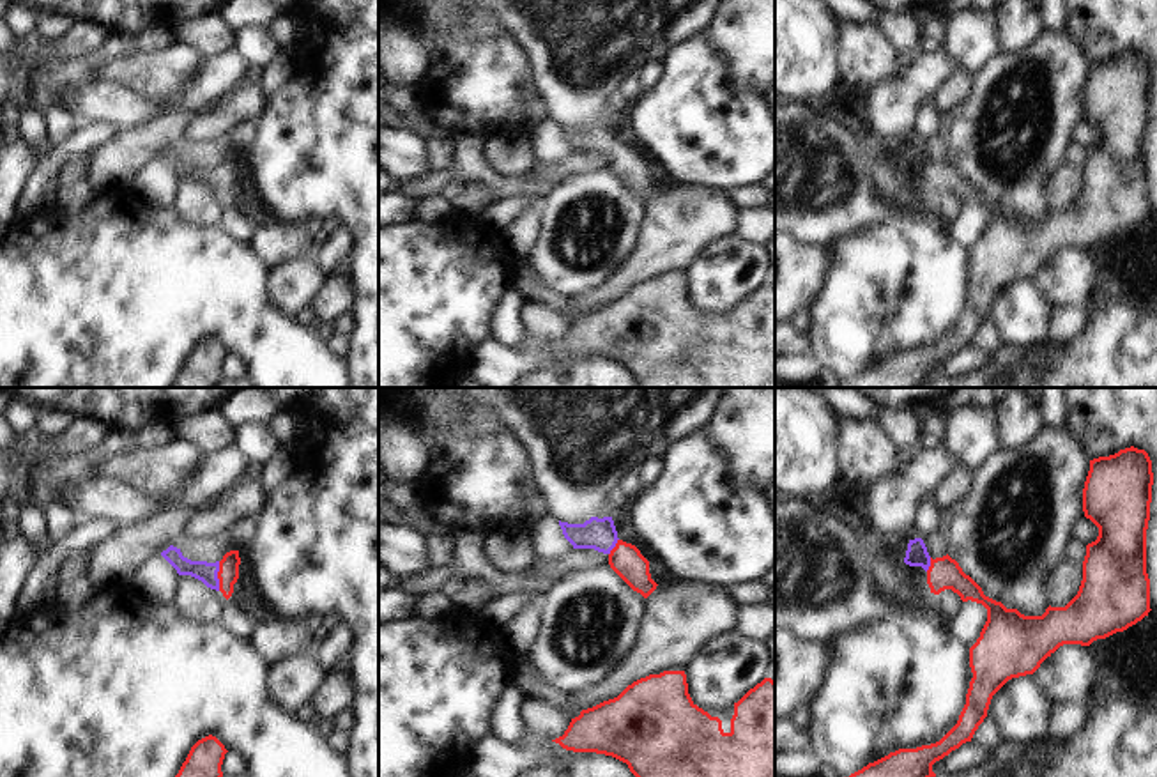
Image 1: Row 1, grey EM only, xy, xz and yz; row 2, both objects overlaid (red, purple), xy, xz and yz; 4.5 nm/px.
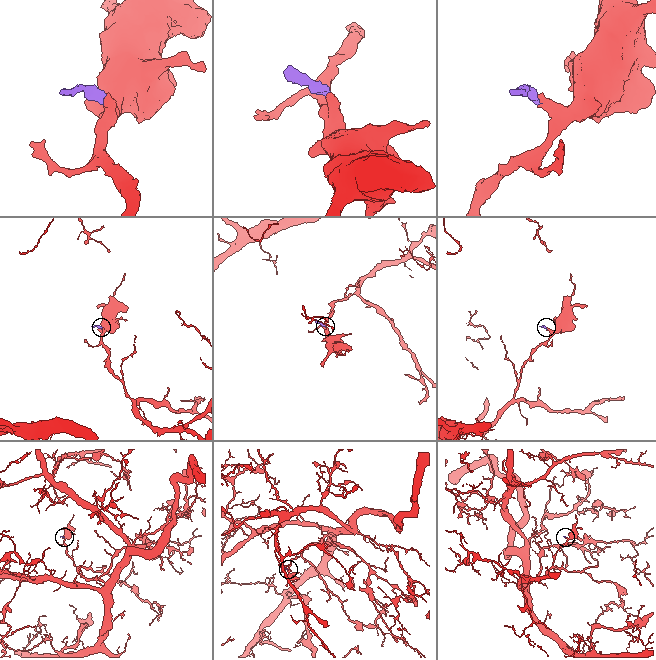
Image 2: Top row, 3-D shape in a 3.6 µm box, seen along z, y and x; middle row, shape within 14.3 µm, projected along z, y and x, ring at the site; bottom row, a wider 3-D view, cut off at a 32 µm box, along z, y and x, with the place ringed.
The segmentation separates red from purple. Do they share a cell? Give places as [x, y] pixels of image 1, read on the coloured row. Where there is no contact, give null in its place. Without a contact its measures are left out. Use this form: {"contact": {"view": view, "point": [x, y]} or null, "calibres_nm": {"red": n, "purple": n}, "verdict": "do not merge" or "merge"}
{"contact": {"view": "xy", "point": [218, 576]}, "calibres_nm": {"red": 100, "purple": 100}, "verdict": "merge"}

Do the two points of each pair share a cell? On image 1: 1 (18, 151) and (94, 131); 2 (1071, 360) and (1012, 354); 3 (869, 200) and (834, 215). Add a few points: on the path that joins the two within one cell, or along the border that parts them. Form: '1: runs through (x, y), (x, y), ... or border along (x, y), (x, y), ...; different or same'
1: border along (38, 165), (18, 197); different
2: border along (1065, 344), (1049, 347), (1034, 363), (1021, 369); different
3: runs through (860, 202), (842, 206); same

